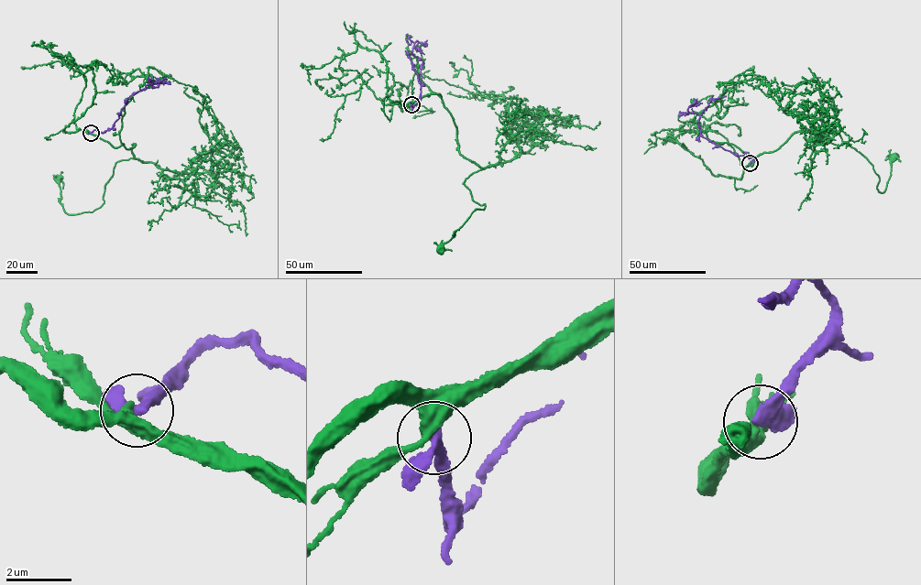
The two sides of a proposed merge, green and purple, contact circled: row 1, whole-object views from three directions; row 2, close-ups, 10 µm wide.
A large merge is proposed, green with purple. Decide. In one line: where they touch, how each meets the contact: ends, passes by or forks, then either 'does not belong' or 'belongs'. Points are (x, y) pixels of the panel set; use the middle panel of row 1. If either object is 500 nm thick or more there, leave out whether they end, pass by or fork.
(411, 104) | green passes by | purple passes by | does not belong

